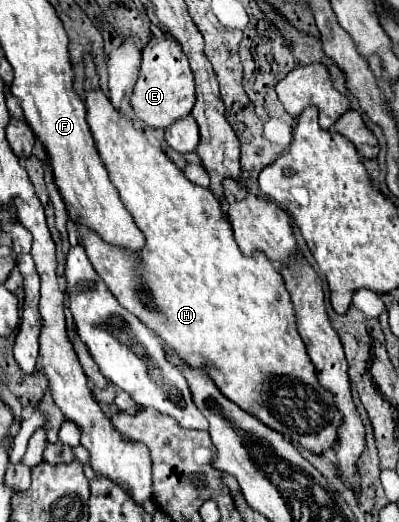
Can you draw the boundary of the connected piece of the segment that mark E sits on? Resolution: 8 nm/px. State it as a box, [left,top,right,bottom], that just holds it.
[131,34,195,128]

